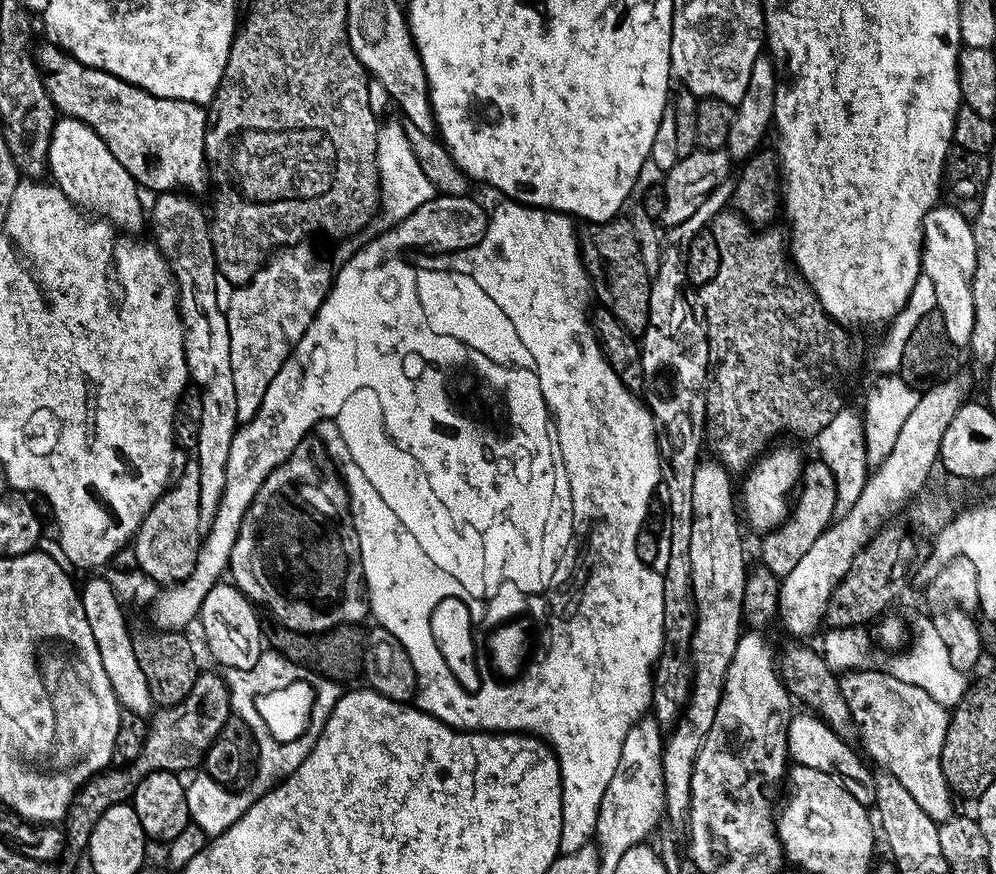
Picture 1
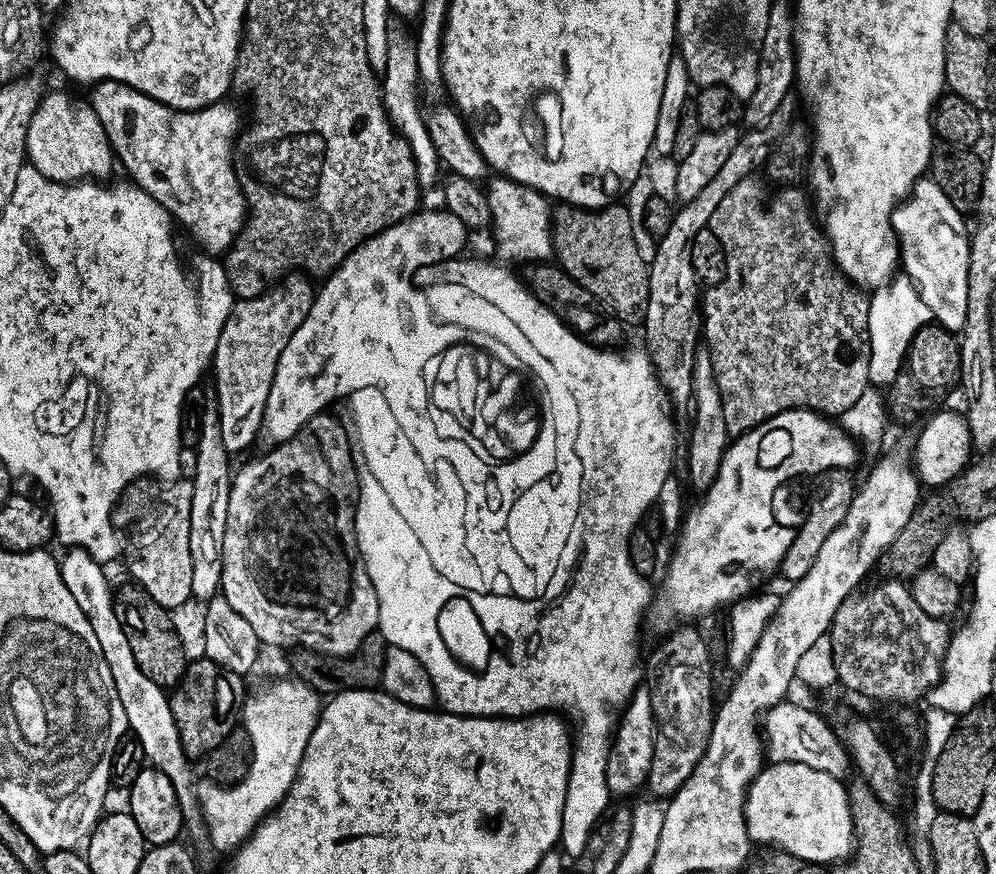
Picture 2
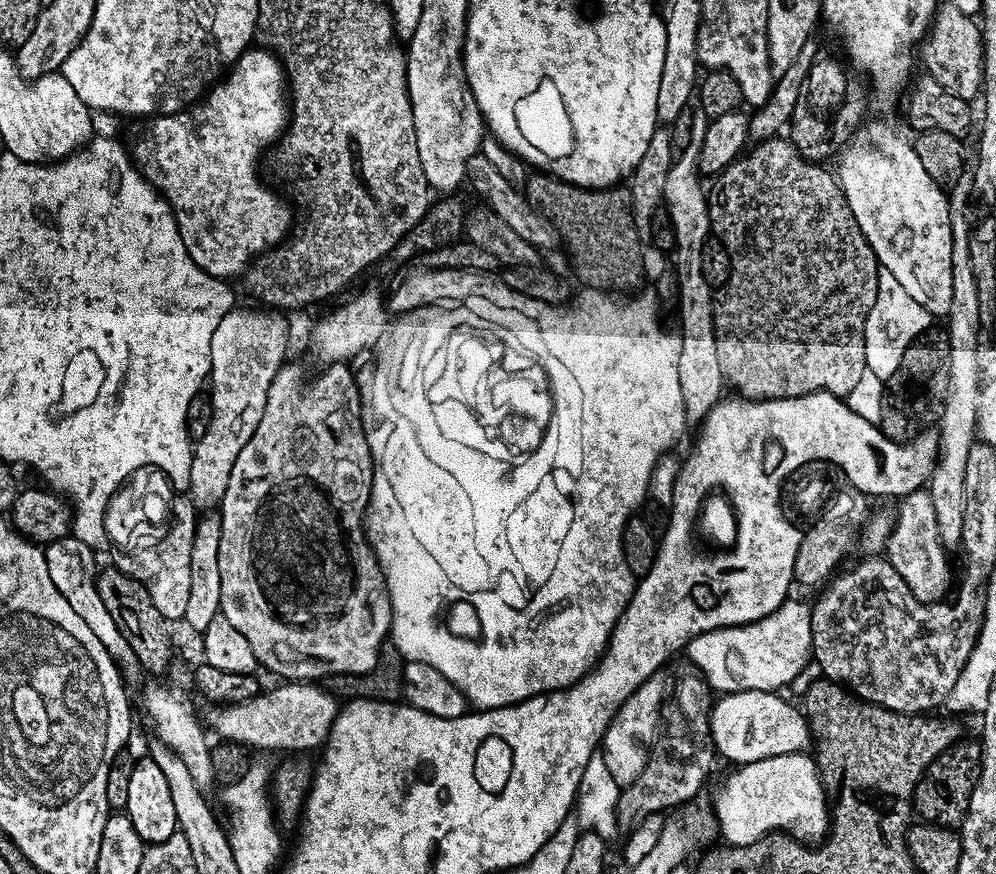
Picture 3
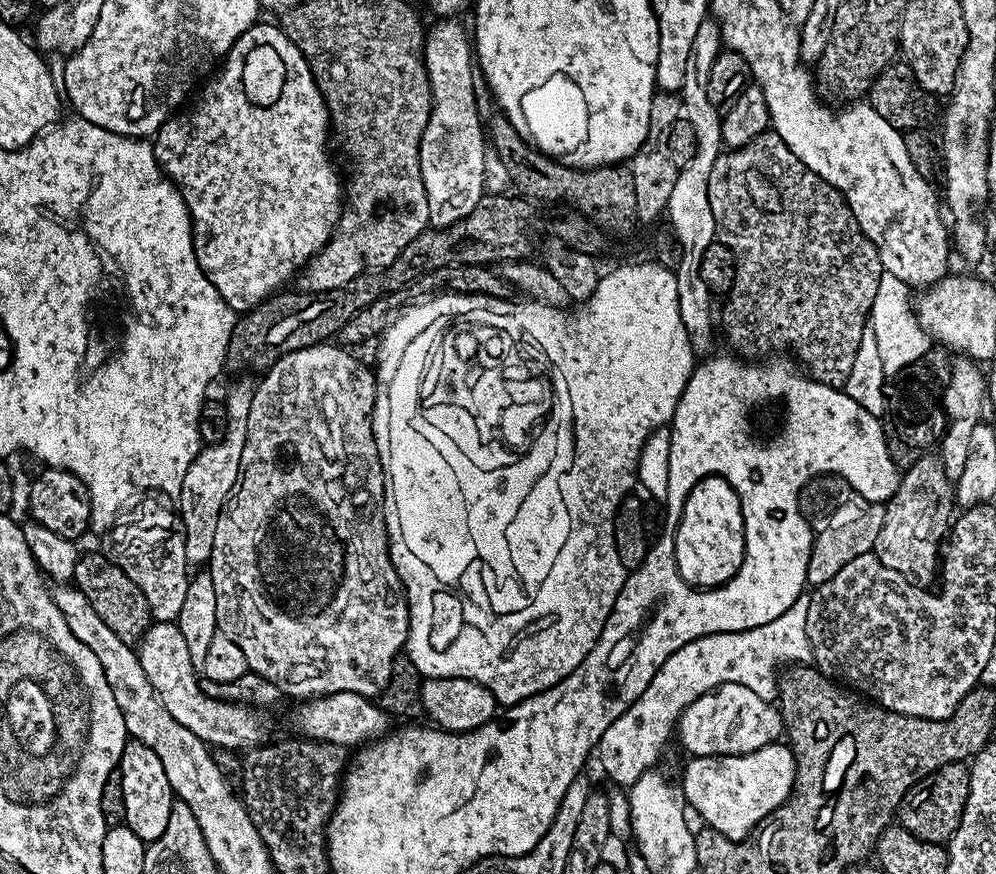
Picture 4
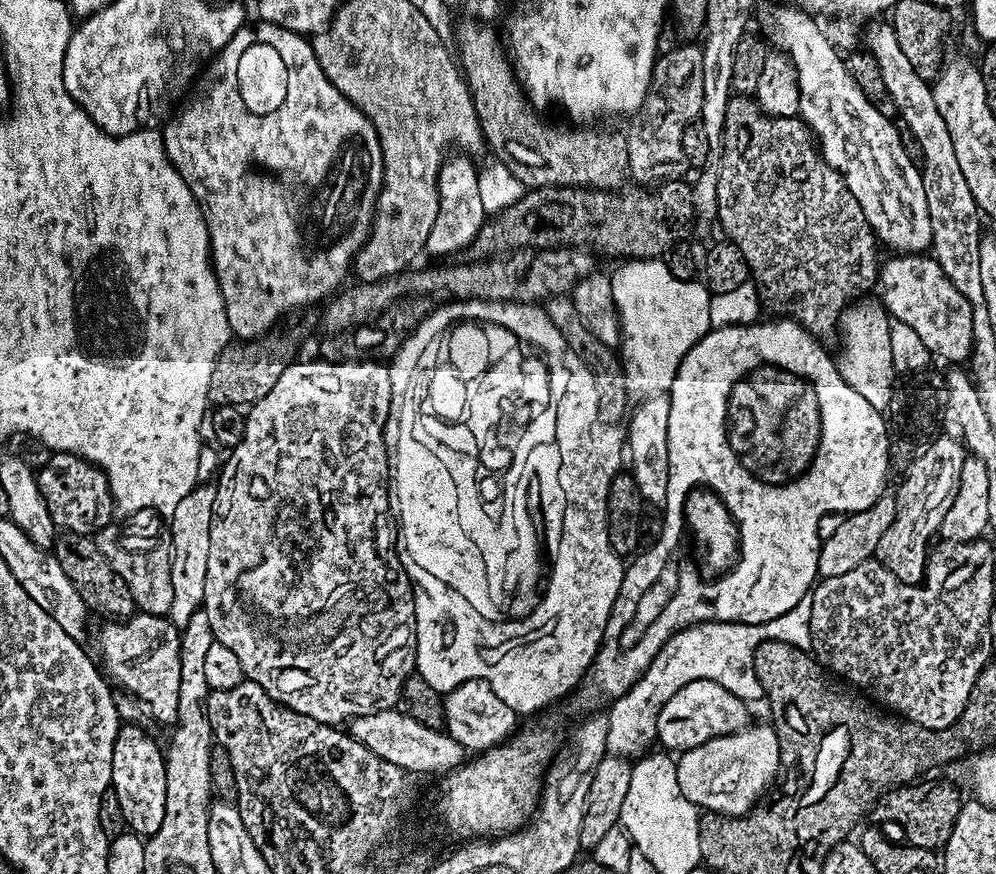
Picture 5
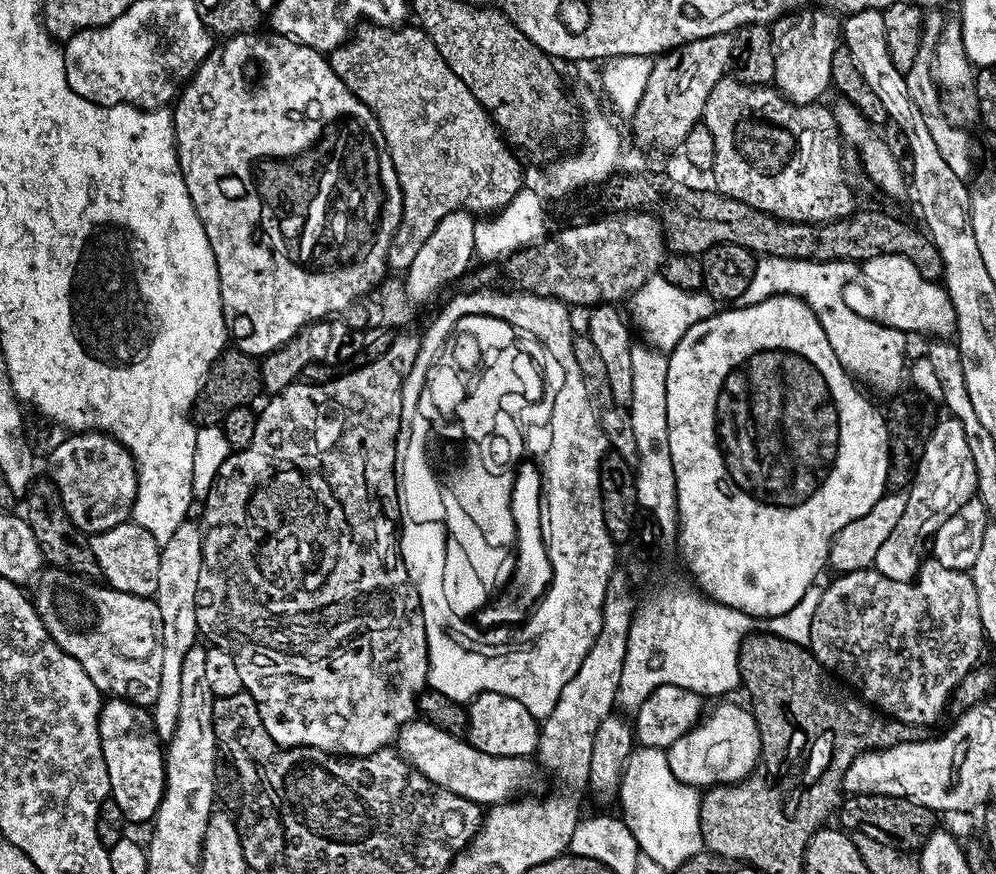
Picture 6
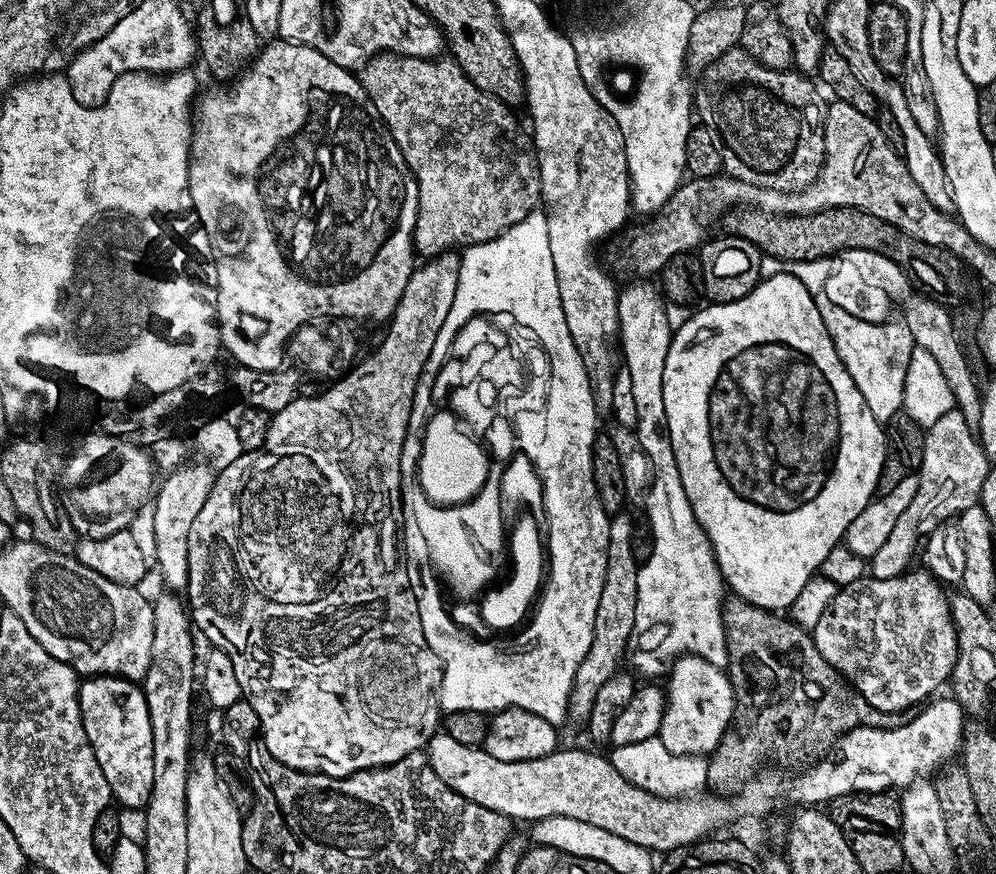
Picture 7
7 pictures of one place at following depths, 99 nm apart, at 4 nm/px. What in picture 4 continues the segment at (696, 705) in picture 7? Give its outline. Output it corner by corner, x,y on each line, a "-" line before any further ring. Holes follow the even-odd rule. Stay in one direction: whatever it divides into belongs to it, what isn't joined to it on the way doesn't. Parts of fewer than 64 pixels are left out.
784,742
767,744
762,750
741,756
693,756
687,762
684,792
682,788
687,807
728,840
742,840
759,828
774,809
787,802
796,786
796,757

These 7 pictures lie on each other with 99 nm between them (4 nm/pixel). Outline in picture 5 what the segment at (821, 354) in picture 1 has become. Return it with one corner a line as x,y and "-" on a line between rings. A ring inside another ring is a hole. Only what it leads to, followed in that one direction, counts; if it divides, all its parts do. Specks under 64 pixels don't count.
732,98
728,102
728,110
725,114
725,126
723,130
723,139
730,140
748,140
744,144
744,149
733,158
729,164
721,163
719,165
719,178
717,182
717,210
715,219
720,220
720,228
725,232
727,239
738,246
738,250
742,250
742,258
746,258
750,269
750,276
753,281
763,291
780,292
780,296
784,300
796,300
791,315
799,322
806,331
812,333
817,338
825,338
824,336
837,335
838,325
841,323
841,312
847,307
853,298
858,298
863,294
873,291
874,285
878,280
878,261
876,262
876,248
878,249
878,241
870,222
866,222
866,214
862,214
862,206
858,206
858,198
854,198
854,194
850,194
850,190
846,186
846,182
838,174
838,170
834,170
824,161
824,157
820,155
817,145
813,143
810,136
810,129
803,120
796,116
790,117
774,117
767,116
757,109
757,106
748,98

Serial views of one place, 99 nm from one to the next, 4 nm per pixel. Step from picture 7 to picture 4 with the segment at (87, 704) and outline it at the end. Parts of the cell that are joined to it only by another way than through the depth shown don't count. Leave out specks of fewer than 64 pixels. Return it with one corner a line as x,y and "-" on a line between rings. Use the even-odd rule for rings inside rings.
129,739
120,755
118,771
124,799
124,824
146,842
162,838
162,830
166,830
166,822
170,818
174,795
162,768
161,759
154,754
150,746

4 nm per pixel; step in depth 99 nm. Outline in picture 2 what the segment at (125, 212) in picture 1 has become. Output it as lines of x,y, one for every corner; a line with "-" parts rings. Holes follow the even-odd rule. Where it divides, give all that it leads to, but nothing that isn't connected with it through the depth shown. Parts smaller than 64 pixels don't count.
51,92
41,99
32,121
28,123
25,144
27,163
59,184
100,182
108,178
104,176
112,172
114,153
91,103
87,99
67,96
64,92

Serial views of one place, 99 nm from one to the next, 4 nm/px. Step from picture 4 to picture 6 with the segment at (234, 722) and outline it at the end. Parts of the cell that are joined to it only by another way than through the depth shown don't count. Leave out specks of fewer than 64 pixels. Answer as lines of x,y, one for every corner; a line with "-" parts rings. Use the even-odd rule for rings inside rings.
49,567
39,582
36,596
34,592
36,612
58,647
66,650
90,674
90,682
109,697
129,700
131,704
152,705
158,698
158,684
162,682
162,614
155,599
119,592
100,582
92,584
96,582
81,578
75,572
65,572
63,568

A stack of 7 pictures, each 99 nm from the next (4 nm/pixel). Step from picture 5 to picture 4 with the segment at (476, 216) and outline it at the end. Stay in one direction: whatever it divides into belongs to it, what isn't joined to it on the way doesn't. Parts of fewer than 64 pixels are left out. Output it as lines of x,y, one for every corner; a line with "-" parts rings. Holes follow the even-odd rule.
456,18
437,19
437,24
433,28
429,27
424,37
424,65
432,91
432,109
420,143
420,169
422,186
426,186
428,199
428,222
433,228
453,228
458,222
465,220
470,210
474,210
474,206
478,206
480,199
486,195
483,162
486,128
485,125
484,128
480,125
480,108
476,105
474,44
470,39
469,29
467,32
458,21
460,20

